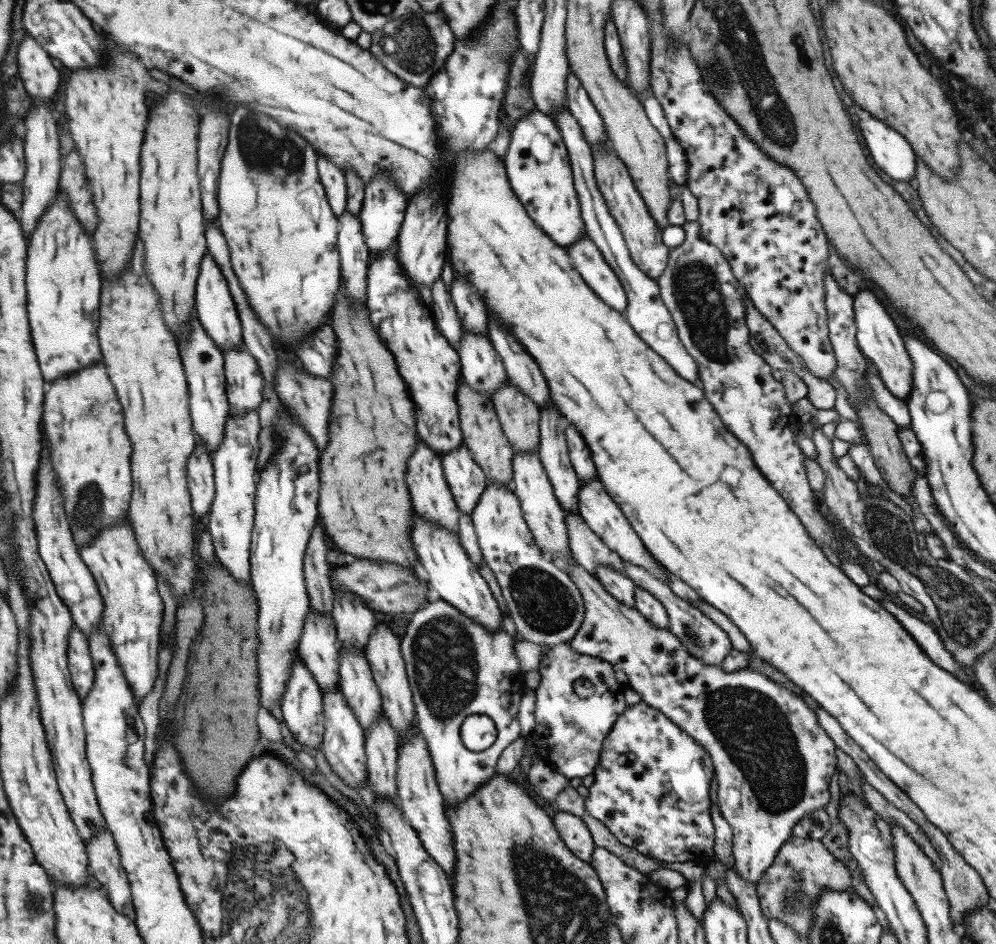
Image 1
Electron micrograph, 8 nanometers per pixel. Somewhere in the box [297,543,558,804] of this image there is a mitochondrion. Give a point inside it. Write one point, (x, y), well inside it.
(444, 659)

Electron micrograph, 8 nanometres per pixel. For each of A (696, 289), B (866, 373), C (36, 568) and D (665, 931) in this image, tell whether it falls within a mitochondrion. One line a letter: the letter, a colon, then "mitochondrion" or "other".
A: mitochondrion
B: other
C: other
D: other

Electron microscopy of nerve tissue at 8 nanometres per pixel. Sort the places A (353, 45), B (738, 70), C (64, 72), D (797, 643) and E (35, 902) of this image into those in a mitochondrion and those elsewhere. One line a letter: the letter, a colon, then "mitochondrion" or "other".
A: other
B: mitochondrion
C: other
D: other
E: mitochondrion

